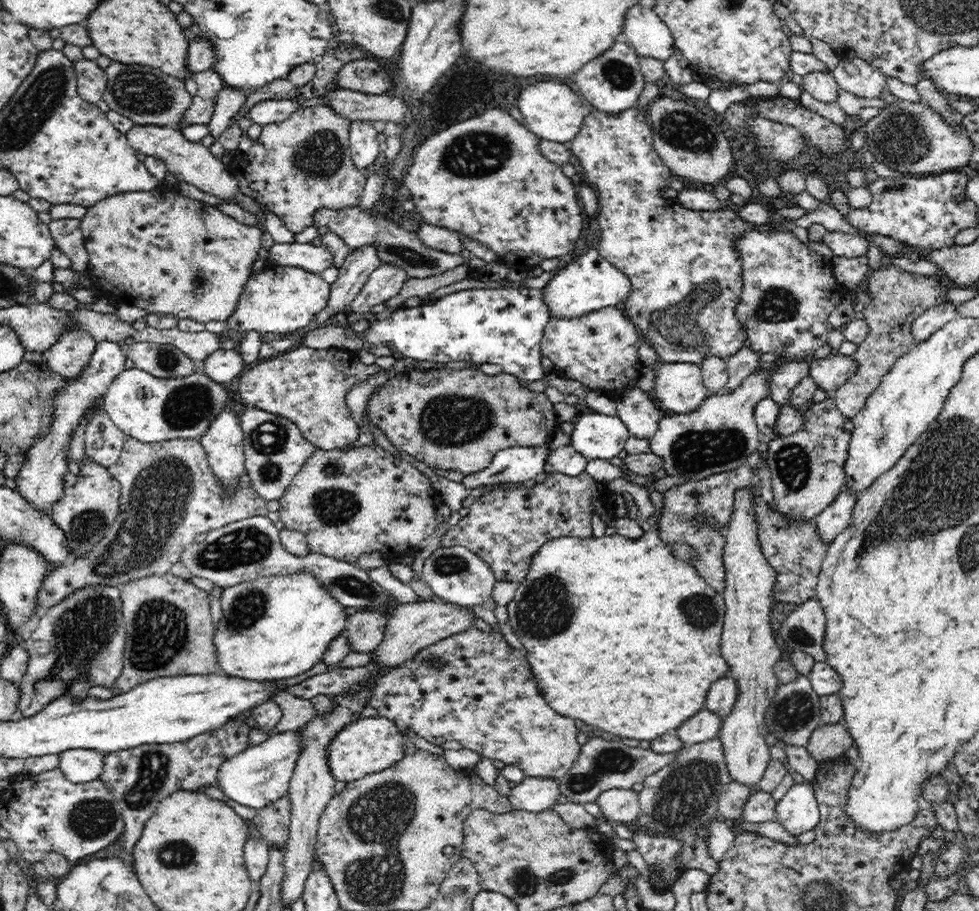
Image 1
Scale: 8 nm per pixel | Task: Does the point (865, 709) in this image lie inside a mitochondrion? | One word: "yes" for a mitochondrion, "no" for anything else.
no

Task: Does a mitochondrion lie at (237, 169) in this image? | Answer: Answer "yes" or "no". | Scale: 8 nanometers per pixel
no

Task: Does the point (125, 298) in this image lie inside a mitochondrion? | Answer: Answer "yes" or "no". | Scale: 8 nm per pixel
no

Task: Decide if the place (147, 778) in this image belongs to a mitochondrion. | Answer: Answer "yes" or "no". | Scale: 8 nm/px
yes

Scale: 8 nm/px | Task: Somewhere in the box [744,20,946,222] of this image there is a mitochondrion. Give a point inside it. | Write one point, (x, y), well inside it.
(903, 137)

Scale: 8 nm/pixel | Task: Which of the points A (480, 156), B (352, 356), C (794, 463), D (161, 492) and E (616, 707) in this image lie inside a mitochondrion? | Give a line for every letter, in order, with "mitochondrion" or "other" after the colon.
A: mitochondrion
B: other
C: mitochondrion
D: mitochondrion
E: other

